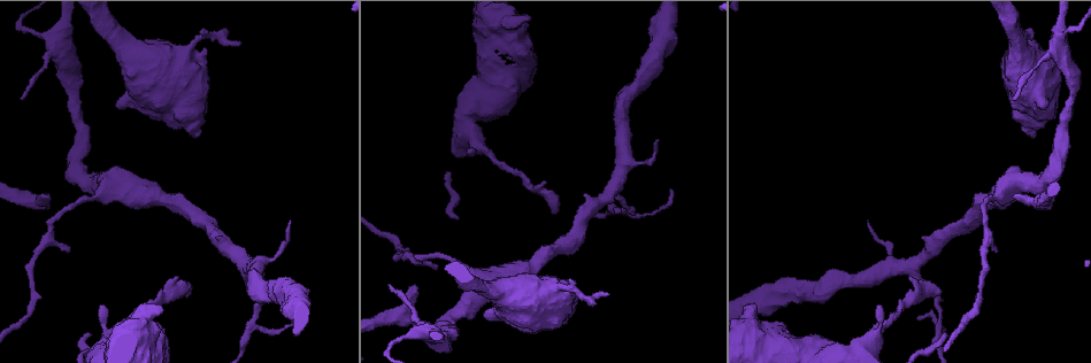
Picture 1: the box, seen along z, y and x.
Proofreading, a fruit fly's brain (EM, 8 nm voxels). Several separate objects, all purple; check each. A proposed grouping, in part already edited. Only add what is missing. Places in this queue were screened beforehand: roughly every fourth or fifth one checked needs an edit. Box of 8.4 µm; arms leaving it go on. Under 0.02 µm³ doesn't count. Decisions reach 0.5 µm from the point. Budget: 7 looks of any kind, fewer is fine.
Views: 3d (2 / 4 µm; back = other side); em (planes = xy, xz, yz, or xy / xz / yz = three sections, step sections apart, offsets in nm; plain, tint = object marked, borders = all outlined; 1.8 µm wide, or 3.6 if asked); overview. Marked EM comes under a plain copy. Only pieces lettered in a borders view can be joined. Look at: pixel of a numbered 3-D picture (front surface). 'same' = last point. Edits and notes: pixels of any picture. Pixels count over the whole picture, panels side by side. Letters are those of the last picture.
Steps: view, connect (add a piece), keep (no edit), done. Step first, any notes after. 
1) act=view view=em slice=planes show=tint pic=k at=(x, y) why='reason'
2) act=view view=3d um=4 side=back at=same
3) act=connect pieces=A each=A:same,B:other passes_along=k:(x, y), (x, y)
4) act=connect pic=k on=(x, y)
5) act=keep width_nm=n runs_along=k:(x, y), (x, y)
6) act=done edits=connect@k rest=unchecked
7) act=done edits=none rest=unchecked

act=view view=em slice=xy step=8 show=borders pic=1 at=(554, 213) why='free end'

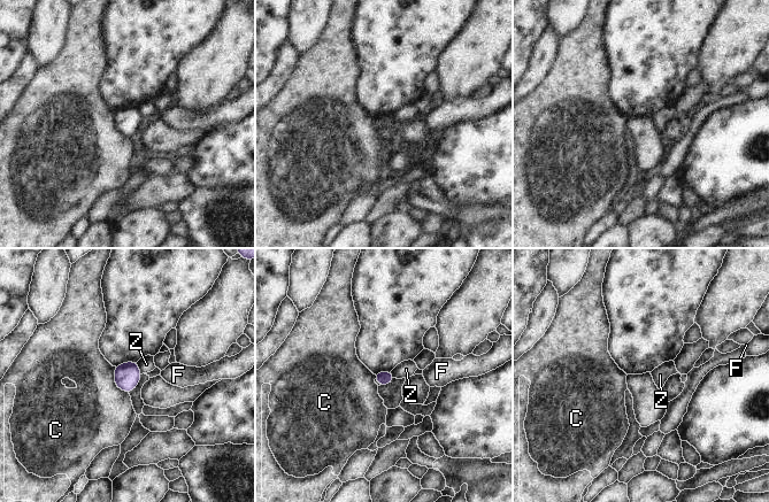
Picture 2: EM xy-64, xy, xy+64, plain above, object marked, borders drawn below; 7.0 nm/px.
act=view view=em slice=planes show=borders at=same

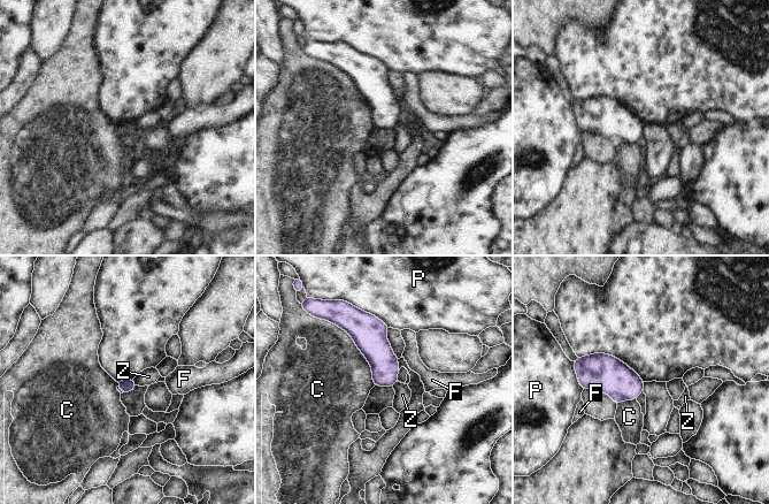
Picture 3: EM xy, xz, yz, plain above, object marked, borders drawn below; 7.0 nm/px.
act=keep each=C:other,F:other,P:other,Z:other border=3:(132, 379), (137, 384) found='none of them fits'

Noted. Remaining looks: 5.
act=view view=3d um=2 pic=1 at=(290, 220) why='thin end'

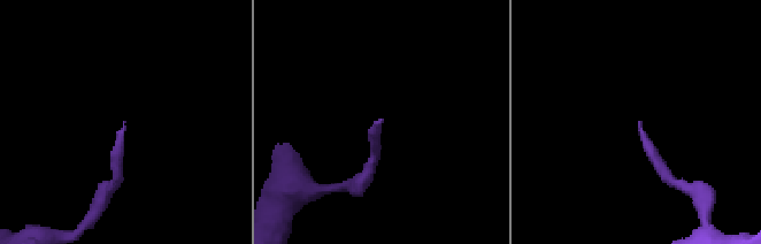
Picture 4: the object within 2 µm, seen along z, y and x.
act=view view=em um=3.6 slice=xy step=4 show=borders pic=4 at=(639, 127)

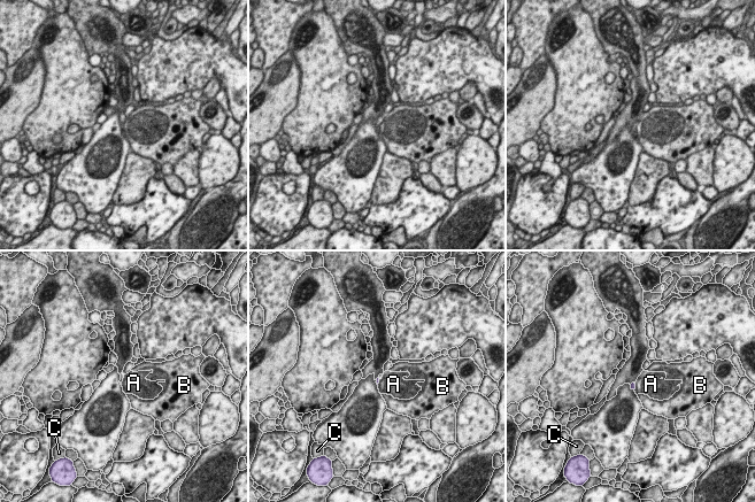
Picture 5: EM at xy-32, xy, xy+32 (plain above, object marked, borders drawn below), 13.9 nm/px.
act=view view=em um=3.6 slice=planes show=borders at=same

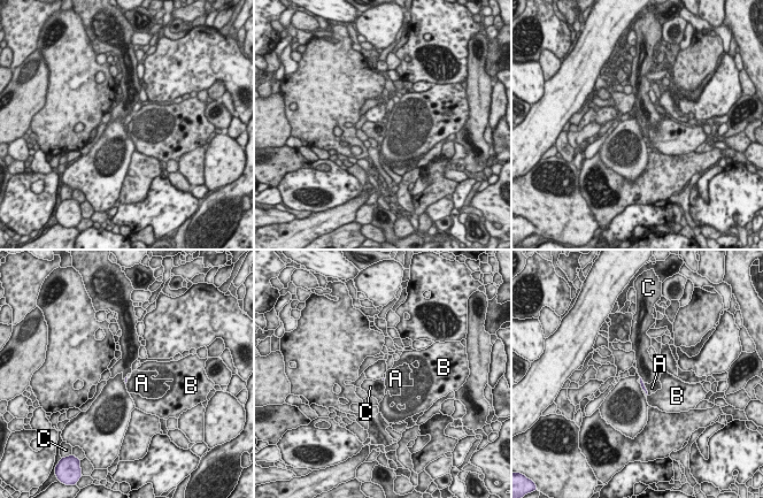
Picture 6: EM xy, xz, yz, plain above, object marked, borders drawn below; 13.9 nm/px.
act=keep each=A:other,B:other,C:other border=6:(640, 376), (645, 382) found='none of them fits'

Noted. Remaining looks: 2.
act=view view=em slice=yz step=8 show=tint pic=1 at=(394, 344) why='thick turns thin'

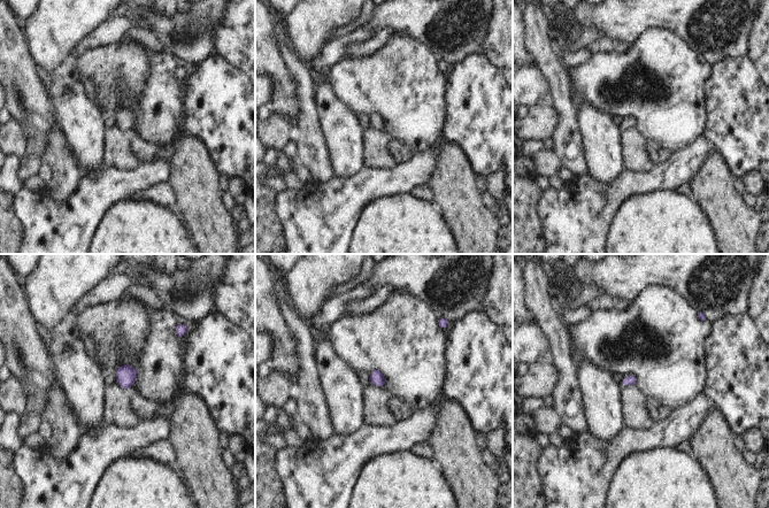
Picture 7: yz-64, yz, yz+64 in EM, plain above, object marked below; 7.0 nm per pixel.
act=view view=em slice=planes show=borders at=same

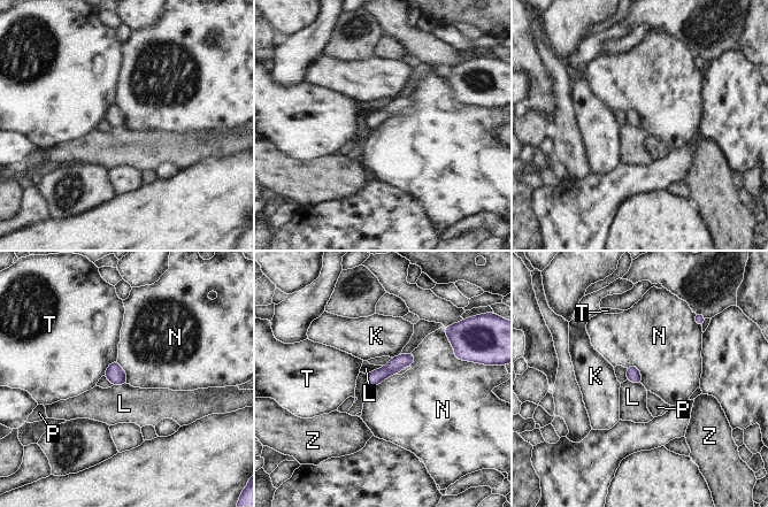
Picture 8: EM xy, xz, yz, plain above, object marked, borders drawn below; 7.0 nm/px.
act=keep width_nm=100 each=K:other,L:other,N:other,P:other,T:other,Z:other runs_along=8:(411, 356), (369, 381) found='none of them fits'

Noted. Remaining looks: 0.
act=done edits=none rest=unchecked

